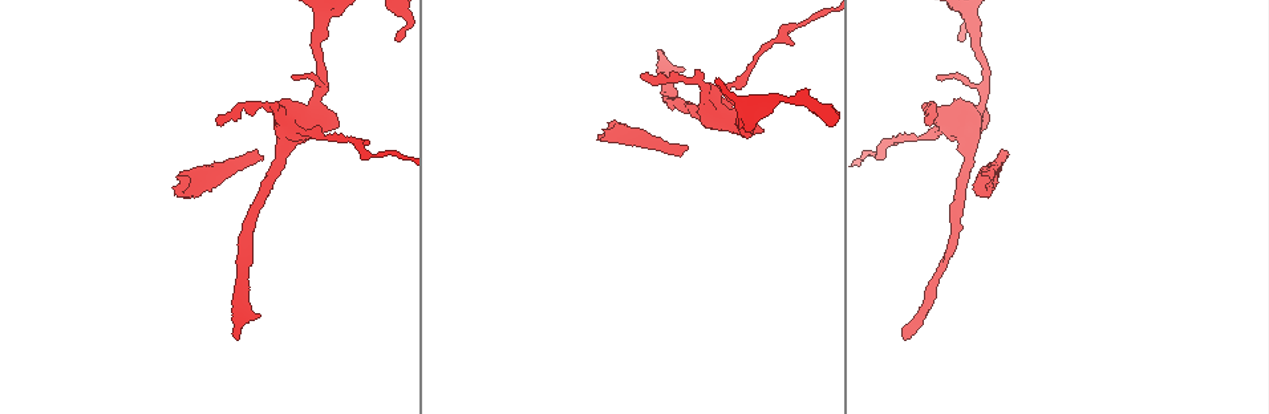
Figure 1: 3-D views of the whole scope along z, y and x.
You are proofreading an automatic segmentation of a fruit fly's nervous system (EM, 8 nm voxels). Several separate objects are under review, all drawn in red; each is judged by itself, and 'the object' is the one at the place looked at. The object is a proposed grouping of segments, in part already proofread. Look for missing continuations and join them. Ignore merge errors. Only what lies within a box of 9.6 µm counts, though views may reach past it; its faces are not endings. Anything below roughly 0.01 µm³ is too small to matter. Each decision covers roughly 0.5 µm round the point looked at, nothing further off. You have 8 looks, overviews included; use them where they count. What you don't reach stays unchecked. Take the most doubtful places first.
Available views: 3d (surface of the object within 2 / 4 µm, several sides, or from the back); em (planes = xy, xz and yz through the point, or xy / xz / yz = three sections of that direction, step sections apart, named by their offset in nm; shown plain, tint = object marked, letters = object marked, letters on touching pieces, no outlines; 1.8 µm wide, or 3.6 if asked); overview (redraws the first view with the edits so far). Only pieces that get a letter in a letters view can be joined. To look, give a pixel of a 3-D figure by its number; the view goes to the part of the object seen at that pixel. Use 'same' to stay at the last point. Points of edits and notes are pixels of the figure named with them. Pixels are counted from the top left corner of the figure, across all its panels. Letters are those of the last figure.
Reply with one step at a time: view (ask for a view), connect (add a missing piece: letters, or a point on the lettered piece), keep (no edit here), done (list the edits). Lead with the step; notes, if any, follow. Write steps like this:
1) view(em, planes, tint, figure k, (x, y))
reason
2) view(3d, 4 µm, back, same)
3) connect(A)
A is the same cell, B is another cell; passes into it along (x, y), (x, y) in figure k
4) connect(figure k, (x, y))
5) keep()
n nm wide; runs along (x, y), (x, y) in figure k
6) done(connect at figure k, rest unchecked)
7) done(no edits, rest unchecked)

view(em, yz, step 16, letters, figure 1, (261, 156))
branch stops here

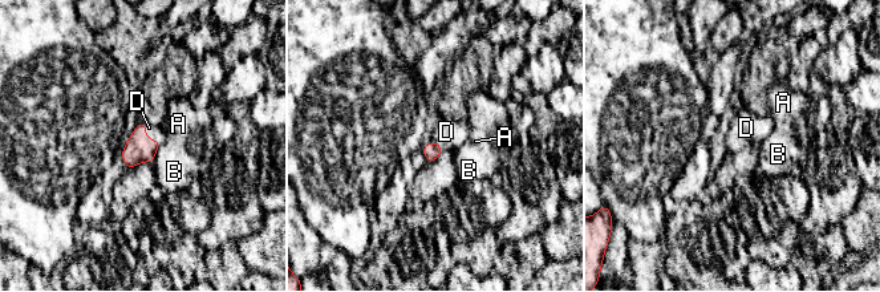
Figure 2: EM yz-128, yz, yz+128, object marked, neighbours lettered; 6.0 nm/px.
connect(D)
D is the same cell, A and B are other cells; passes into it along (138, 149), (146, 137), (153, 132) in figure 2; it goes on there

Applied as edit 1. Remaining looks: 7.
view(3d, 2 µm, figure 1, (237, 338))

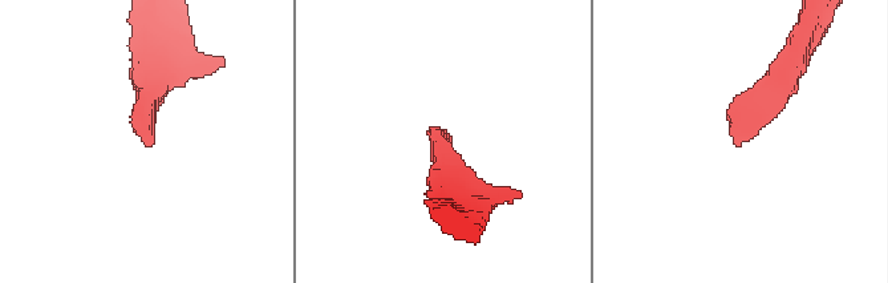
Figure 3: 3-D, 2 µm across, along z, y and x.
view(em, planes, plain, figure 3, (446, 136))

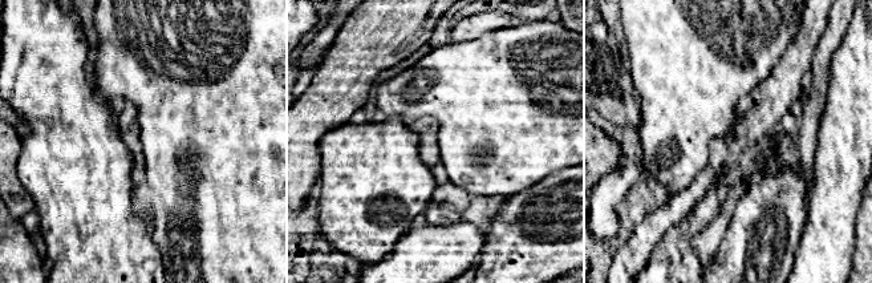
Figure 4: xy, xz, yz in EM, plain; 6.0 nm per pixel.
view(em, planes, letters, same)
what lies round it

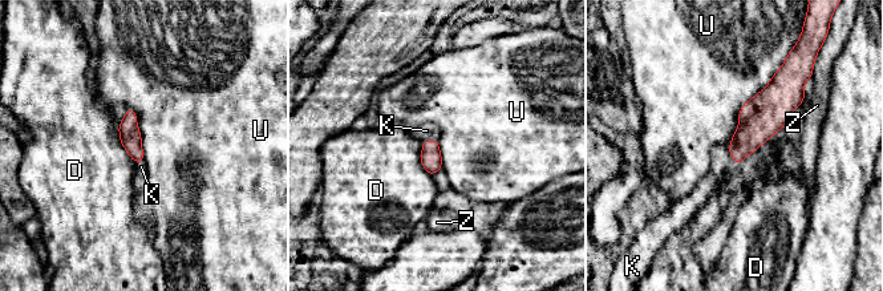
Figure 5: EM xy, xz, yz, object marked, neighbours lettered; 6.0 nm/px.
connect(K)
U touches over 600 nm; K is the same cell, D, U and Z are other cells; passes into it along (757, 124), (730, 154), (722, 166) in figure 5; the cell continues

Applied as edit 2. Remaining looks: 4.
view(em, xy, step 16, letters, figure 1, (216, 123))
an open end

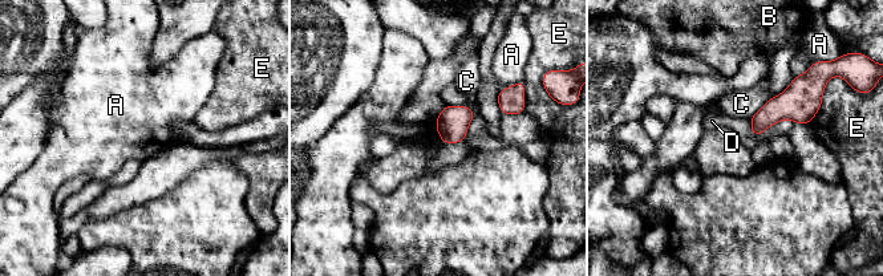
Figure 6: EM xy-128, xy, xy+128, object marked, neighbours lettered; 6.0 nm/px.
keep()
A, B, C, D and E are other cells; border along (434, 121), (437, 134), (444, 142) in figure 6; none of them fits

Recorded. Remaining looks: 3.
view(3d, 2 µm, back, figure 1, (398, 39))
tapers out

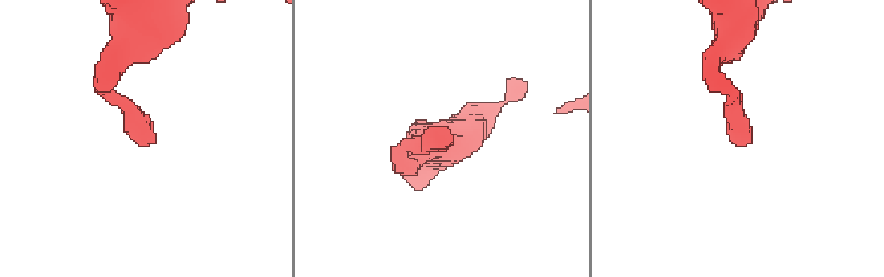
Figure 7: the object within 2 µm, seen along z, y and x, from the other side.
view(em, planes, letters, figure 7, (743, 144))

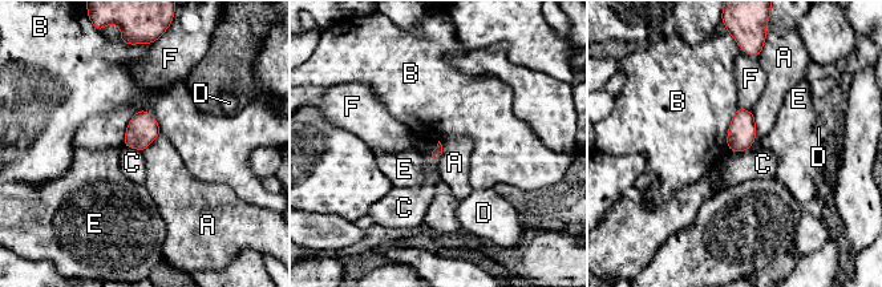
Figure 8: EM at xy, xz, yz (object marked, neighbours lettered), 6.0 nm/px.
keep()
B touches over 280 nm; A, B, C, D, E and F are other cells; border along (439, 141), (428, 154), (436, 162) in figure 8; none of them fits

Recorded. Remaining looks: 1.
done(connect at figure 2, connect at figure 5, rest unchecked)

